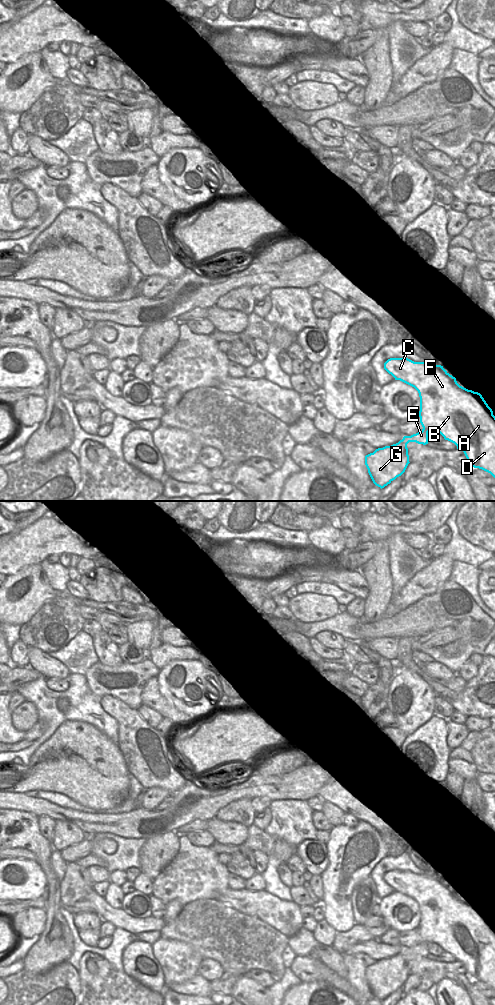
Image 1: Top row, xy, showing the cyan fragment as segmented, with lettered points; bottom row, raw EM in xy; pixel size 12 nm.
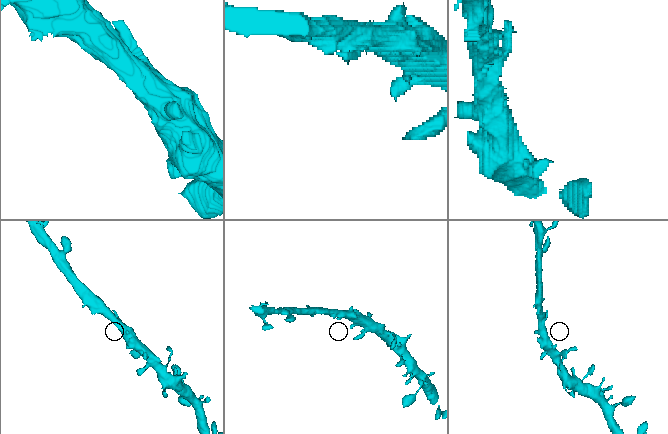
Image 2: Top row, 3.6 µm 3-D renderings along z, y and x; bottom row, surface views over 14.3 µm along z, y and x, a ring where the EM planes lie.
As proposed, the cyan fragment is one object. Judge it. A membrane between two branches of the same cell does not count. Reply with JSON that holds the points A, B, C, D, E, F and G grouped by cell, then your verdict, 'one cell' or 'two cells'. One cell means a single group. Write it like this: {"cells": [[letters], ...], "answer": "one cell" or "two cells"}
{"cells": [["A", "B", "C", "D", "E", "F", "G"]], "answer": "one cell"}

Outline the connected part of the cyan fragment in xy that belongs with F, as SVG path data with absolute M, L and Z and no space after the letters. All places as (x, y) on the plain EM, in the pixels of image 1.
M390 870L384 875L384 881L395 892L400 892L418 903L420 909L418 927L423 941L411 948L404 948L396 956L378 960L365 968L365 977L376 998L382 1001L405 984L410 975L407 956L409 954L428 956L430 942L440 945L445 952L454 955L457 961L462 962L469 977L482 981L495 990L495 928L480 905L460 898L456 890L441 877L414 874L408 870Z

